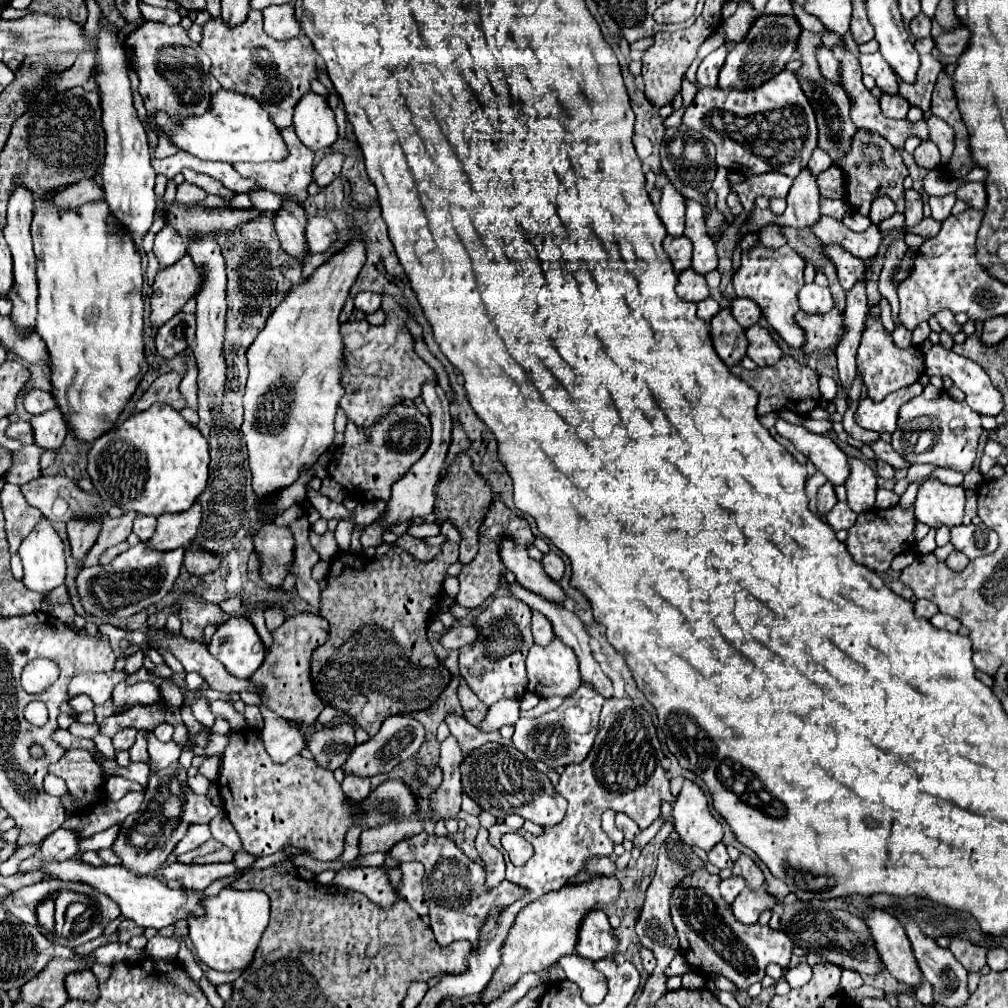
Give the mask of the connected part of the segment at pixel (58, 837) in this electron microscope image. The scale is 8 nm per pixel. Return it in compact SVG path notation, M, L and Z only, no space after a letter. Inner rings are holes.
M58 829L52 835L48 835L40 849L30 855L28 859L24 859L18 867L18 873L30 873L36 871L40 867L44 867L44 863L50 861L60 861L60 859L72 859L78 851L78 835L74 831L66 831L66 829Z

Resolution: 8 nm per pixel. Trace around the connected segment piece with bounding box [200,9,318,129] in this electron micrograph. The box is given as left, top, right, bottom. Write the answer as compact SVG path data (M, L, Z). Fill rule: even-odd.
M250 9L248 19L240 27L228 27L220 17L210 19L208 23L202 25L200 47L208 53L208 57L212 61L210 73L216 77L216 81L224 89L252 95L268 111L270 119L276 123L278 129L292 125L292 113L294 113L296 103L300 101L300 95L310 93L310 83L314 79L318 79L318 53L312 47L310 39L306 39L306 35L298 35L298 37L288 39L288 41L276 41L276 39L268 37L262 29L262 11Z

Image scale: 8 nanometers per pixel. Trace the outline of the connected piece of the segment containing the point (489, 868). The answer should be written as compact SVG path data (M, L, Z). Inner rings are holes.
M482 827L476 835L476 849L478 849L482 865L486 869L486 887L488 889L498 887L504 881L504 857L498 849L494 849L488 843L488 831Z

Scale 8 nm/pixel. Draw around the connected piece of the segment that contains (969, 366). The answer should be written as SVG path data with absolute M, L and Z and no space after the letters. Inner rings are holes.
M932 345L930 353L924 357L924 367L926 367L924 373L926 373L928 377L930 377L930 375L940 375L940 377L948 375L948 377L954 381L954 385L956 385L960 391L964 391L966 403L968 403L978 415L992 415L992 417L996 417L996 415L1004 409L1004 401L1002 401L1000 391L996 391L996 387L994 387L992 381L988 379L986 371L984 371L978 363L974 363L974 361L970 361L970 359L966 359L966 357L956 355L954 351L946 351L942 345Z

